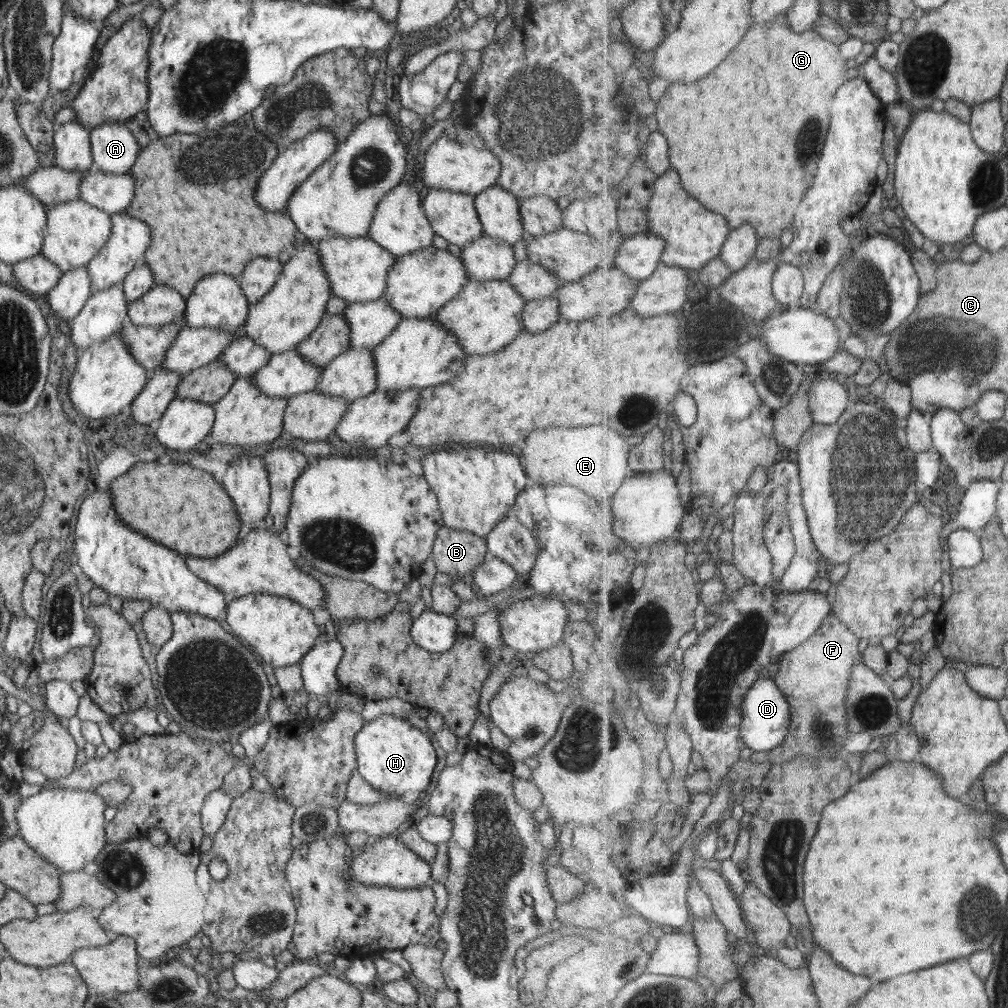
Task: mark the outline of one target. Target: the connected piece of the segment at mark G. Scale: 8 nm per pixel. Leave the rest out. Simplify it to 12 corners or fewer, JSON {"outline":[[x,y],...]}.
{"outline":[[786,14],[660,131],[686,190],[734,229],[794,228],[850,81]]}

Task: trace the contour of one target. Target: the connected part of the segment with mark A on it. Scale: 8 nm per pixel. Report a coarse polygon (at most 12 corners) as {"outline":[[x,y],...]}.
{"outline":[[124,123],[90,130],[93,169],[129,172],[141,151]]}

